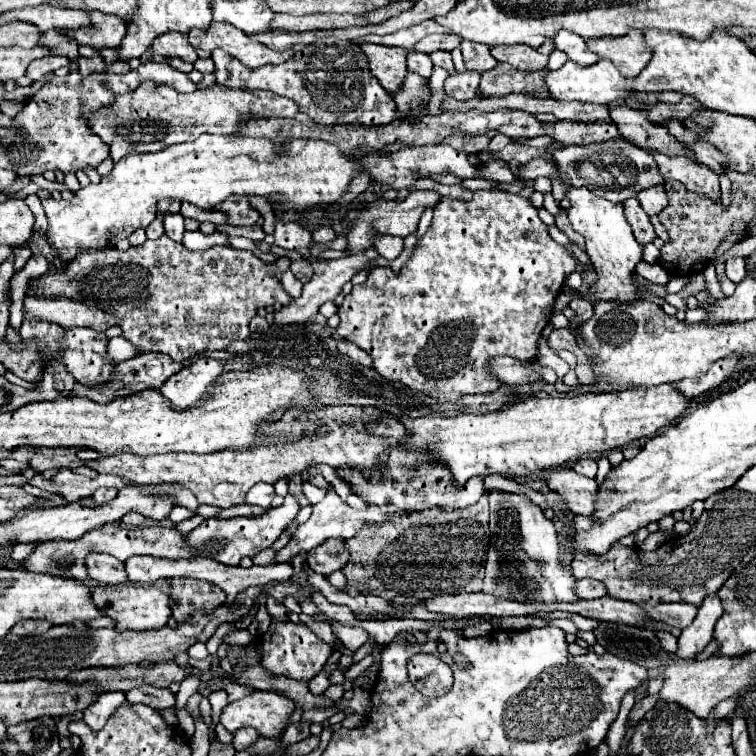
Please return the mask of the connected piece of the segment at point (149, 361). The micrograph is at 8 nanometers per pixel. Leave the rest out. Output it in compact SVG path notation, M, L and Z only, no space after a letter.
M147 352L121 362L109 384L97 388L85 388L81 384L75 384L73 396L89 398L93 402L111 402L119 396L137 394L145 388L159 388L169 376L177 374L183 366L185 362L175 362L167 354Z

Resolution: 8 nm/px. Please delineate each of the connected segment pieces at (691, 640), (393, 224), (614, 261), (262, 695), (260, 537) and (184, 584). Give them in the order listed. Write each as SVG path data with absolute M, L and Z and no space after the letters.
M717 594L707 596L707 600L699 606L695 620L681 632L675 654L685 660L697 658L697 654L701 654L705 646L713 640L713 628L721 614L723 614L723 608L721 608L719 596Z
M419 190L419 192L411 192L409 198L405 202L385 202L385 200L377 200L369 206L365 206L361 210L361 214L357 216L355 224L351 226L351 230L347 232L347 254L355 254L355 252L365 252L367 248L375 248L375 238L383 236L383 234L391 234L391 236L409 236L417 230L417 222L423 214L425 208L435 206L441 200L441 196L433 190Z
M567 184L567 198L571 200L571 208L567 210L569 222L575 232L585 236L585 250L595 264L597 278L585 292L567 292L563 290L555 300L555 312L563 312L565 306L577 296L589 300L591 304L597 304L599 300L613 300L613 302L633 302L641 298L641 286L633 280L635 266L641 262L641 244L635 240L631 226L627 224L627 218L623 214L621 204L613 204L601 196L595 196L595 192L587 188L573 188Z
M253 690L245 698L227 704L219 722L229 732L239 728L253 728L263 738L281 738L293 710L293 700L275 692Z
M285 496L285 504L275 508L275 510L267 510L263 512L261 516L249 516L249 518L231 518L231 520L217 520L217 518L209 518L207 524L201 524L199 528L195 528L193 532L189 532L187 536L187 542L193 546L193 548L199 548L199 550L205 550L207 552L207 546L209 542L217 542L217 540L225 540L225 544L219 548L217 554L213 554L215 560L219 560L221 564L229 564L229 566L237 566L241 562L243 556L249 556L253 558L255 554L259 554L261 550L269 548L277 538L279 534L291 524L291 520L297 516L301 504L297 502L295 496Z
M185 576L171 578L169 594L171 594L171 610L175 620L185 620L195 610L213 612L226 601L226 594L219 586Z

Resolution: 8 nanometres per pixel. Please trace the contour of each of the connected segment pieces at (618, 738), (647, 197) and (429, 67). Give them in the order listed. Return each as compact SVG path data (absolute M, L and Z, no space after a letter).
M631 692L627 700L623 700L621 712L619 712L615 724L611 724L611 728L607 732L607 744L611 748L611 754L615 754L615 750L621 748L621 742L625 736L625 722L627 722L627 716L629 716L629 710L633 708L633 704L635 704L635 692Z
M663 186L647 188L647 190L639 192L637 198L639 198L639 202L641 202L641 208L643 208L649 216L659 214L659 212L667 206L667 194L665 194L665 188L663 188Z
M409 52L409 58L407 58L407 66L411 72L417 72L419 76L423 78L431 78L431 72L433 72L433 62L427 54L419 54L419 52Z

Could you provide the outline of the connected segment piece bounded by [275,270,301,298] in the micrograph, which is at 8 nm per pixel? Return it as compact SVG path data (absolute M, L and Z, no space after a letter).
M285 270L285 272L275 274L275 276L279 276L279 282L281 282L283 290L285 290L289 296L297 298L297 296L301 294L301 282L291 274L291 270Z

